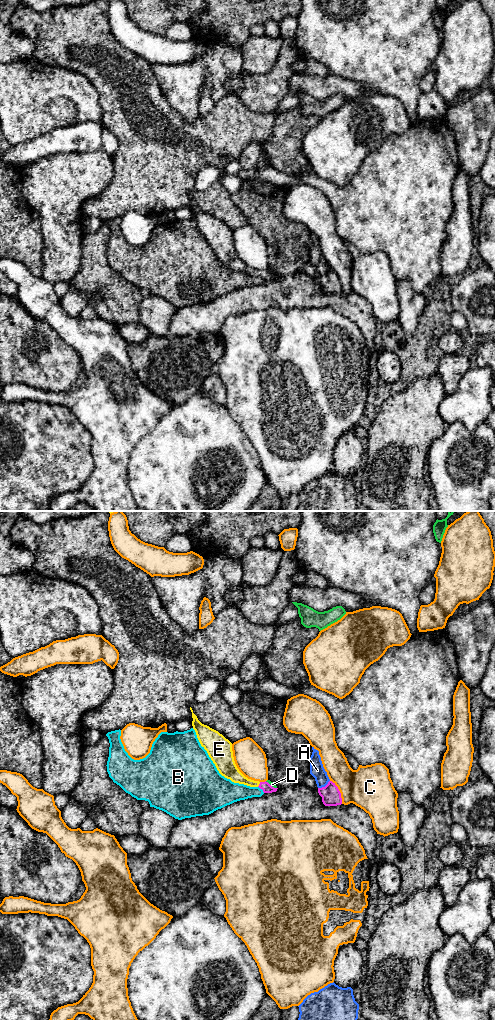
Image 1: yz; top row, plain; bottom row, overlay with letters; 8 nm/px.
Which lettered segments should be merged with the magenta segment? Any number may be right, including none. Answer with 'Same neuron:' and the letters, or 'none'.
Same neuron: E

